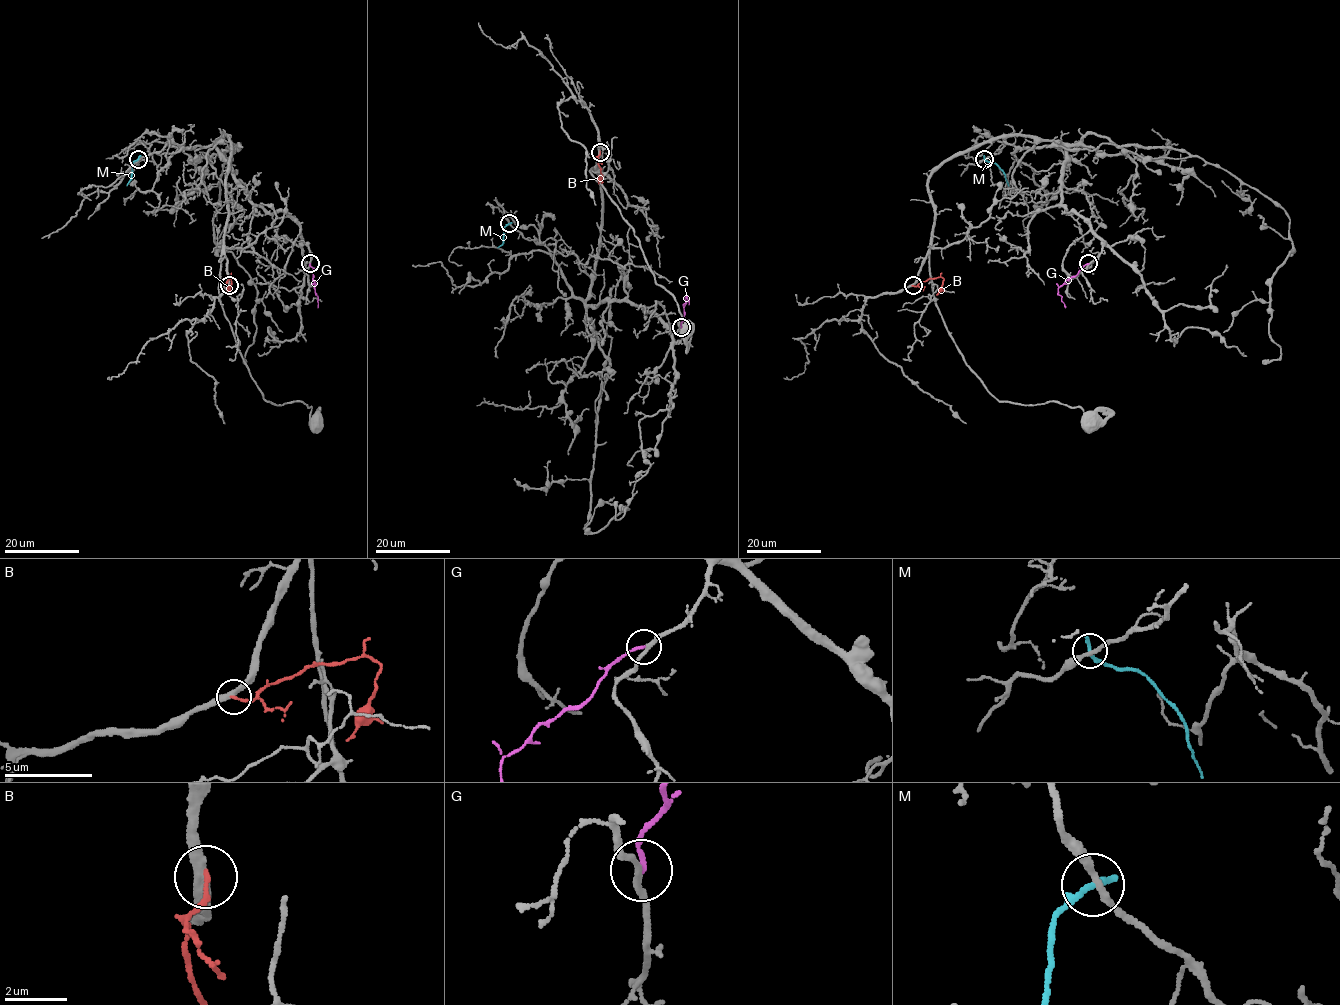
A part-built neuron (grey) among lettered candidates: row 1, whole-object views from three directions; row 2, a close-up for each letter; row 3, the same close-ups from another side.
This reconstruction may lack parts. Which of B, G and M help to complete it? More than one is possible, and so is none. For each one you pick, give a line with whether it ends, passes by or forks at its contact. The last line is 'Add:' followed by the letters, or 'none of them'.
G: It ends there
Add: G

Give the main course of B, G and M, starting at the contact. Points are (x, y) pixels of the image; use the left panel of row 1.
B: (228, 285), (226, 281), (230, 277), (227, 294)
G: (309, 264), (318, 307)
M: (138, 158), (132, 163), (127, 185)

